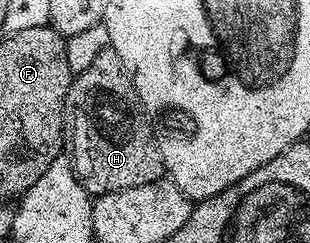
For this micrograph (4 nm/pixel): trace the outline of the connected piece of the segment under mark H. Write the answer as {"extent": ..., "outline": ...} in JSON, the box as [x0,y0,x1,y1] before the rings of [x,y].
{"extent":[67,48,166,196],"outline":[[[112,48],[99,52],[87,72],[76,75],[69,85],[67,99],[67,142],[73,145],[71,161],[77,178],[90,196],[135,188],[137,185],[151,184],[166,177],[163,156],[157,147],[153,132],[153,123],[141,107],[139,96],[135,92],[133,77],[125,71],[123,60]]]}

